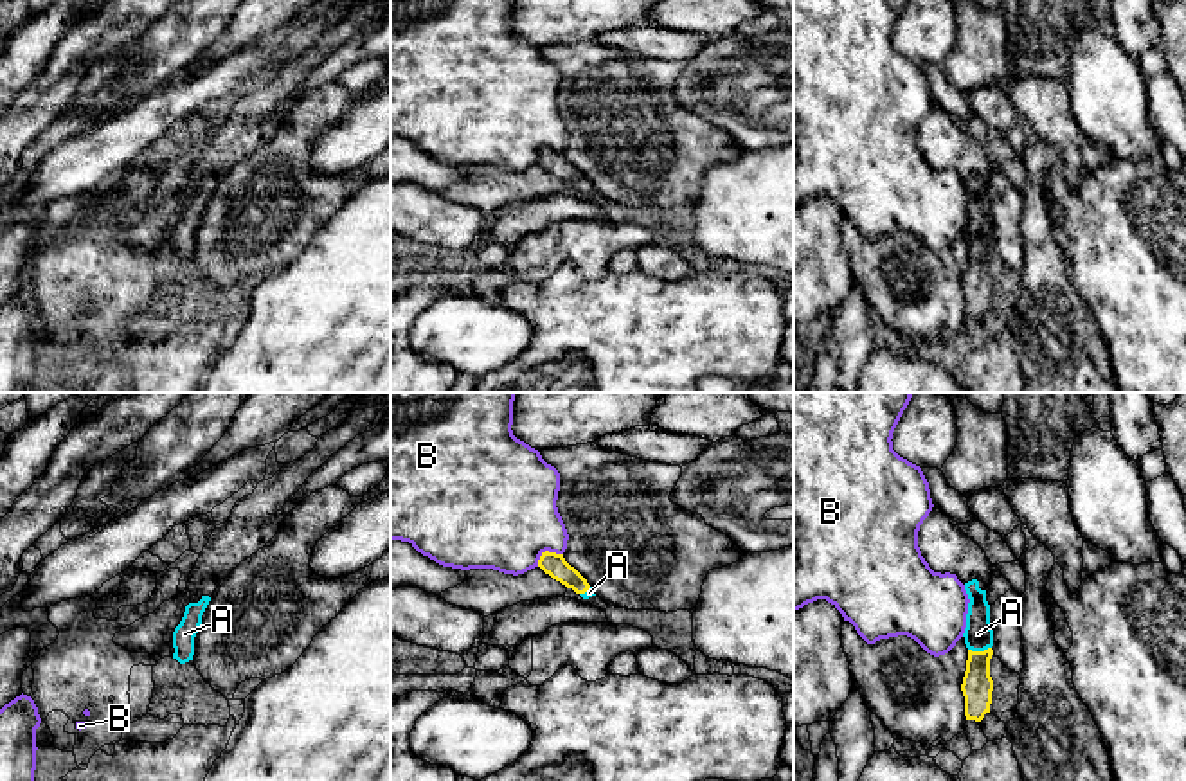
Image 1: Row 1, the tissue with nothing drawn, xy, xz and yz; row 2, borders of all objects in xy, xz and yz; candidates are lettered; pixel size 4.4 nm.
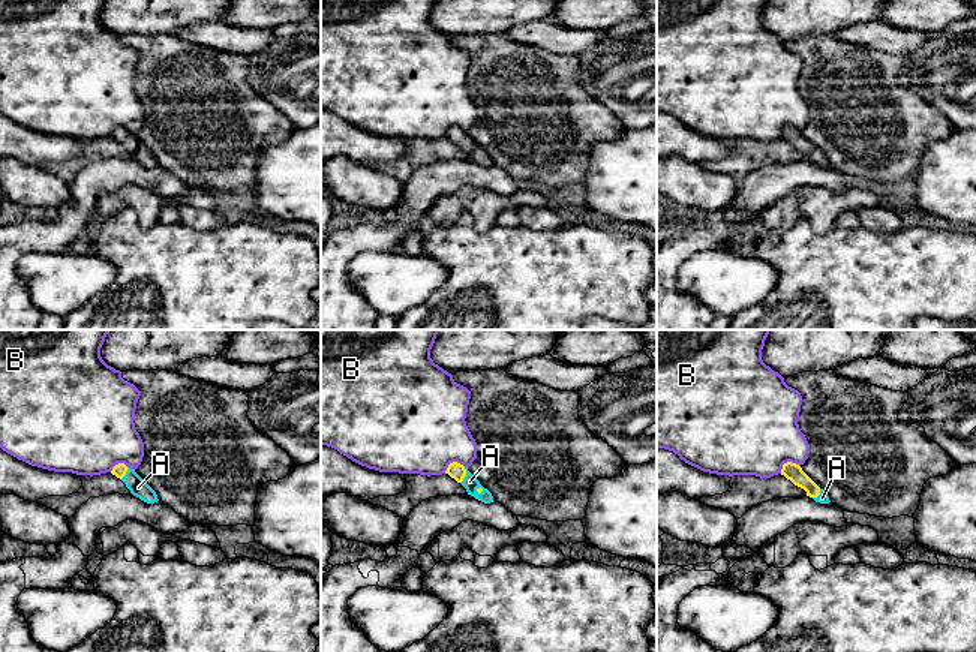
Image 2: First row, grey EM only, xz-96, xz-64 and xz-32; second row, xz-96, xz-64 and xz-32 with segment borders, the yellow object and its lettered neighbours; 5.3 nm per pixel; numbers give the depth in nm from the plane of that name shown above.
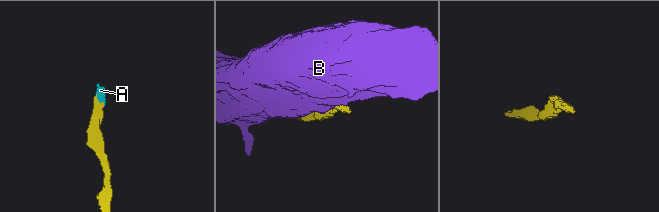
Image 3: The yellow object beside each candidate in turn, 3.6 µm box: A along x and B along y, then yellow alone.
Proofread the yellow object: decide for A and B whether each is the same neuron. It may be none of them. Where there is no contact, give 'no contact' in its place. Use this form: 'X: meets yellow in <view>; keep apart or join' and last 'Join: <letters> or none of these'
A: meets yellow in yz; join
B: meets yellow in xz; keep apart
Join: A

